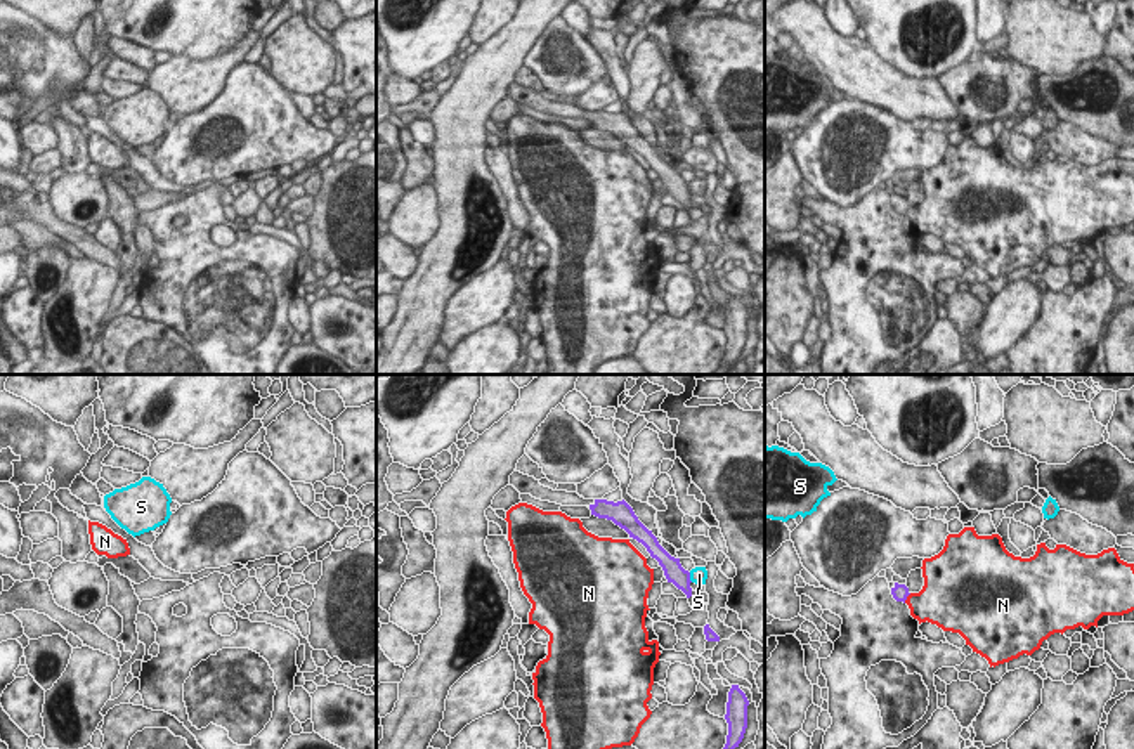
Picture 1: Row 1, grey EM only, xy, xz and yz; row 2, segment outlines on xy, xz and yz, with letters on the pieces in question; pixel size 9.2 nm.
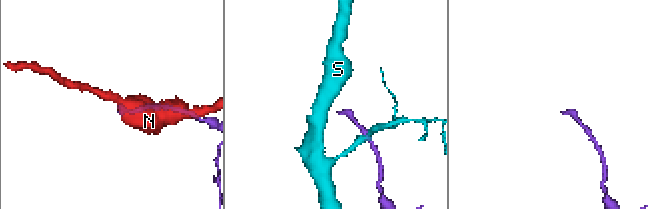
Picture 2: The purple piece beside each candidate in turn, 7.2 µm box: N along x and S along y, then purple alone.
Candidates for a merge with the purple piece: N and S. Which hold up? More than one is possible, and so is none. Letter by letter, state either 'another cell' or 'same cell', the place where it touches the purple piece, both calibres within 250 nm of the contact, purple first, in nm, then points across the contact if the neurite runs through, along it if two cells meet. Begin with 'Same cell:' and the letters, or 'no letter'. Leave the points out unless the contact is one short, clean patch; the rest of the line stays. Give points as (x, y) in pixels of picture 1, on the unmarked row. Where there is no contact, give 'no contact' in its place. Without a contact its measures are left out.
Same cell: no letter
N: another cell | yz (905, 210) | 160/340 nm | along yz (911, 205), (904, 214)
S: another cell | xz (689, 189) | 190/160 nm | along xz (689, 184), (692, 193)

